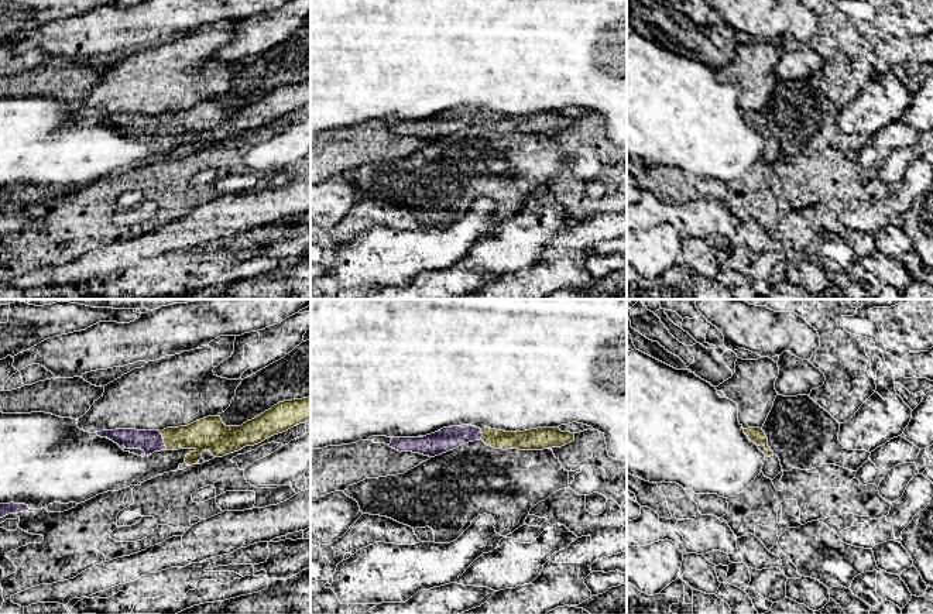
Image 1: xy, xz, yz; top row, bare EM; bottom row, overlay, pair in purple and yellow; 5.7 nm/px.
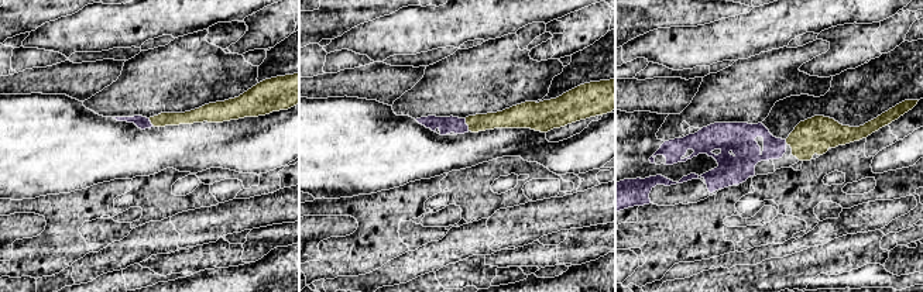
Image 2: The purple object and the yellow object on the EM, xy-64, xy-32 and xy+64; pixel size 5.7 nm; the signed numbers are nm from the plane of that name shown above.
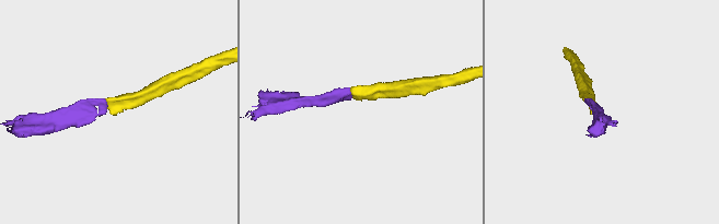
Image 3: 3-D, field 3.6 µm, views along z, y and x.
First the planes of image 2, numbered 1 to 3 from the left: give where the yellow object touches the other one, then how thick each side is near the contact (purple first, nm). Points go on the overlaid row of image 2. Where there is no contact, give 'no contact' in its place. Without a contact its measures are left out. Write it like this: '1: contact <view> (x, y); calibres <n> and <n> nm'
1: contact xy-64 (150, 123); calibres 70 and 80 nm
2: contact xy-32 (466, 124); calibres 100 and 110 nm
3: contact xy+64 (785, 141); calibres 160 and 200 nm

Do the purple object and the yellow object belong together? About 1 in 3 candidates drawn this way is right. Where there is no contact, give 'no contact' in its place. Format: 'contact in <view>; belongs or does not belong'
contact in xy; belongs

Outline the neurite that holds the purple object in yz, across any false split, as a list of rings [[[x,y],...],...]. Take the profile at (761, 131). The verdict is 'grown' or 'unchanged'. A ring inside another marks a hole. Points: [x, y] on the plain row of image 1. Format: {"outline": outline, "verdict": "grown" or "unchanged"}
{"outline": [[[748,112],[744,113],[744,117],[748,120],[751,126],[754,126],[758,130],[758,133],[765,138],[765,141],[774,140],[774,136],[768,130],[768,121],[762,113]]], "verdict": "grown"}

